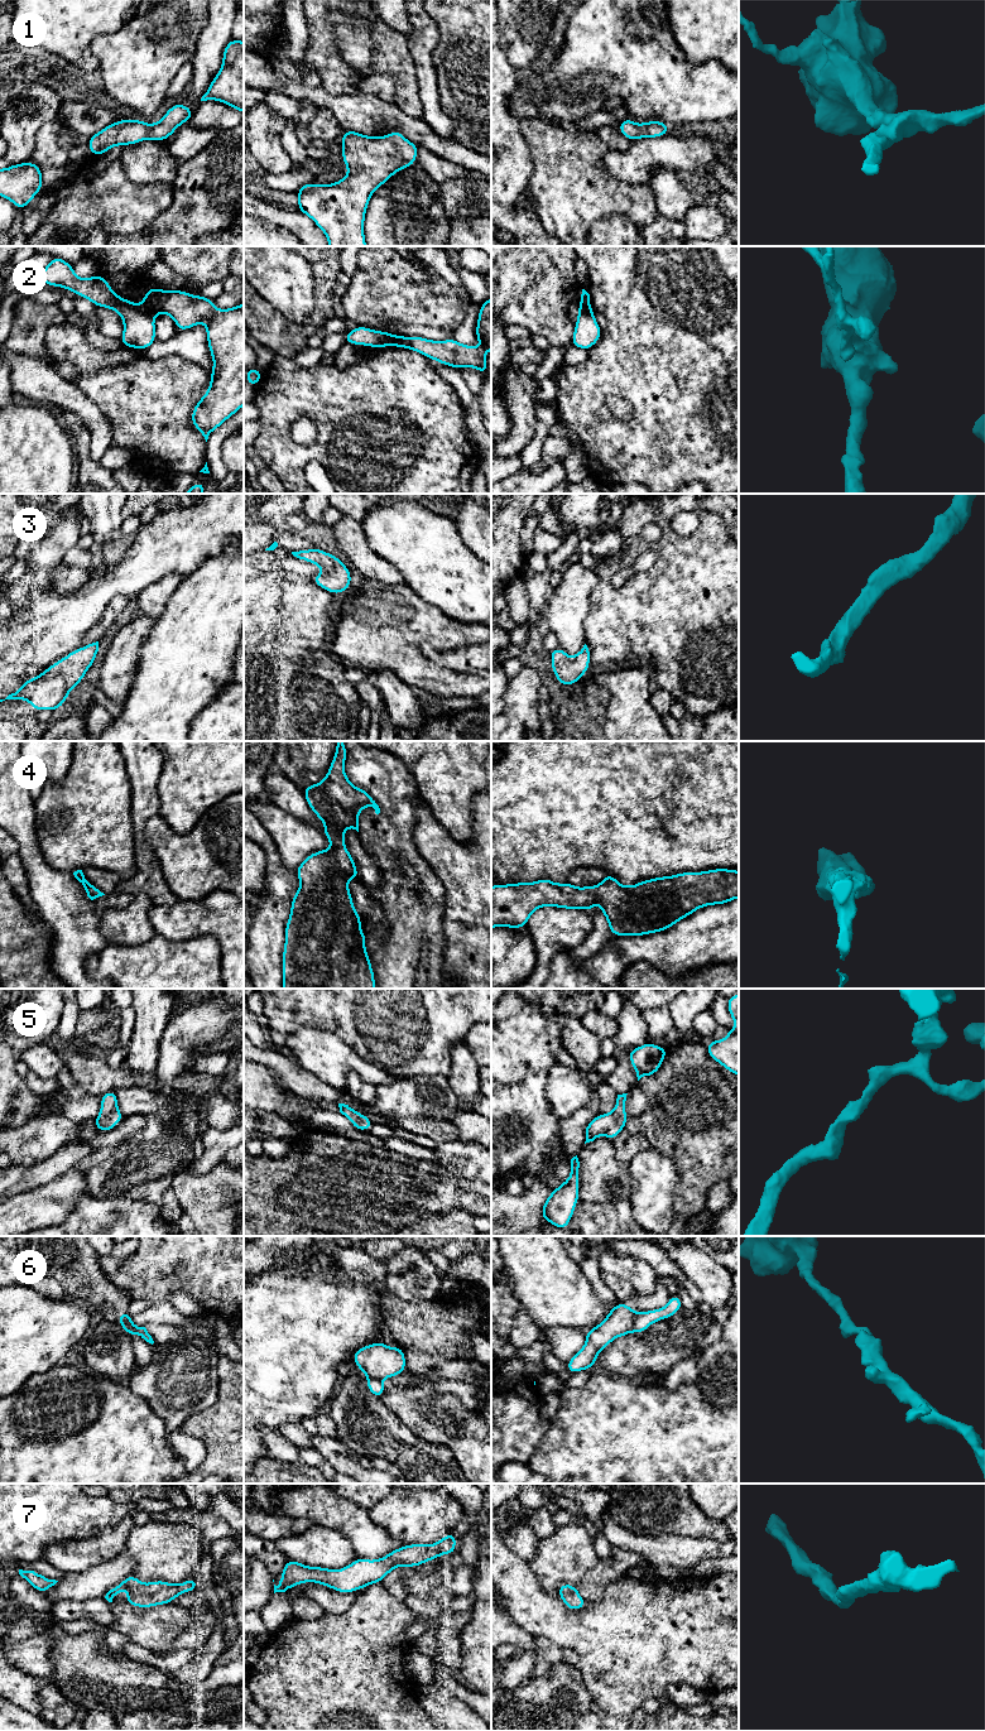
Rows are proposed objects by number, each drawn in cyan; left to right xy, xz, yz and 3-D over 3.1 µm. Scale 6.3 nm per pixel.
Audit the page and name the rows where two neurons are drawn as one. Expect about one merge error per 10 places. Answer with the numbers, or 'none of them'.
2, 6

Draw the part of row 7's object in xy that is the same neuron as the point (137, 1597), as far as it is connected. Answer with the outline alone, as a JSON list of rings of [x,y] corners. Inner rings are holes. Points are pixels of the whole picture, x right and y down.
[[[129,1576],[119,1585],[111,1587],[105,1598],[112,1602],[112,1598],[125,1587],[130,1588],[125,1603],[144,1609],[155,1605],[167,1605],[184,1592],[198,1590],[196,1577],[179,1585],[168,1583],[165,1581],[154,1581],[143,1585],[136,1576]]]

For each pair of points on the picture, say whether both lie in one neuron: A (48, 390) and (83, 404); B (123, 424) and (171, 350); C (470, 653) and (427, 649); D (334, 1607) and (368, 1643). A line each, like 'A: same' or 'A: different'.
A: same
B: different
C: same
D: different

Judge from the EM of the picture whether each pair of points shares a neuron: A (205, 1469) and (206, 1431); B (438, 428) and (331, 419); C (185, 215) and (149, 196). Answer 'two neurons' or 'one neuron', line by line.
A: one neuron
B: one neuron
C: two neurons

